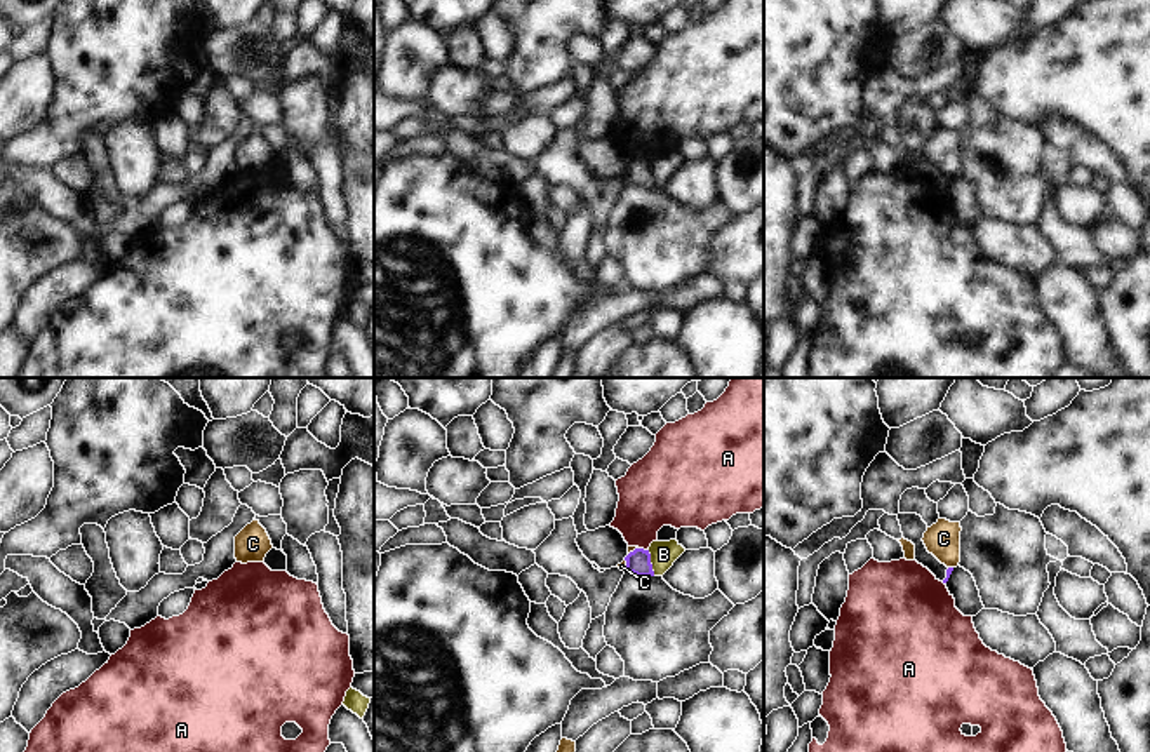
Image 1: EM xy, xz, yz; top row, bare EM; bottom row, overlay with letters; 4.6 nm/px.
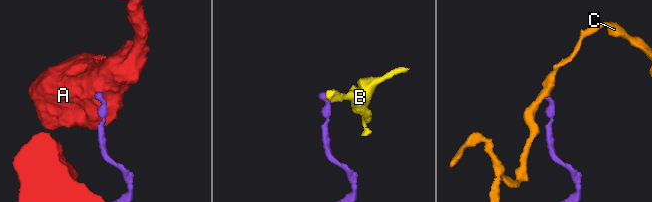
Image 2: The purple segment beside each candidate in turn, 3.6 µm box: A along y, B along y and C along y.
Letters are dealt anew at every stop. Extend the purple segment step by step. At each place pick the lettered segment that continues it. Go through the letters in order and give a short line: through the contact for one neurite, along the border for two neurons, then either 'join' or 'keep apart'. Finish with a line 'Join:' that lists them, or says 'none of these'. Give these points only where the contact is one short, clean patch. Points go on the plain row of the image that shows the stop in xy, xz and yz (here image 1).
A: line xz (639, 157), (648, 161); keep apart
B: line xz (648, 161), (655, 185); keep apart
C: line xz (625, 169), (627, 180); keep apart
Join: none of these

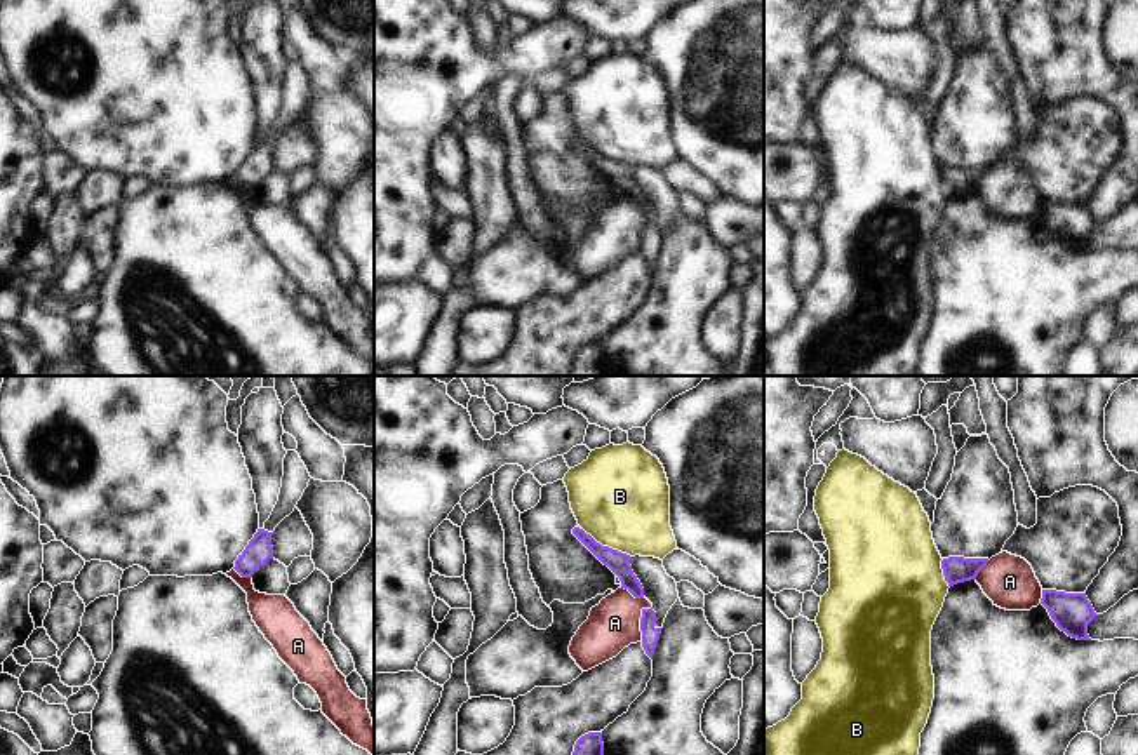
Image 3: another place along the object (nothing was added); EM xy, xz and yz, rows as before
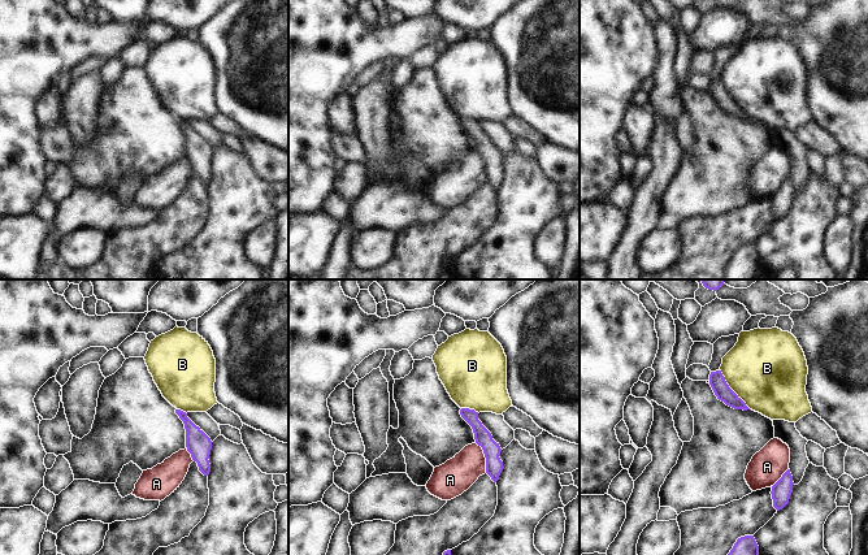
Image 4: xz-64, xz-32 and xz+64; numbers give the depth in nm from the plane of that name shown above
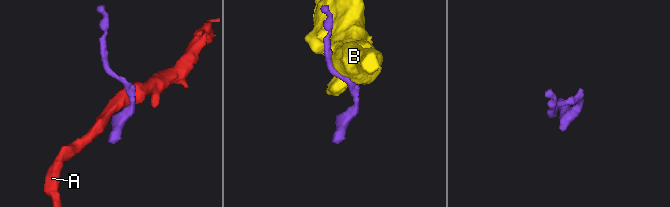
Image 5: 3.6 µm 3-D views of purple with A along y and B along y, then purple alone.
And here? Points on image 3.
A: line xz (651, 216), (642, 221), (641, 251); keep apart
B: keep apart
Join: none of these

